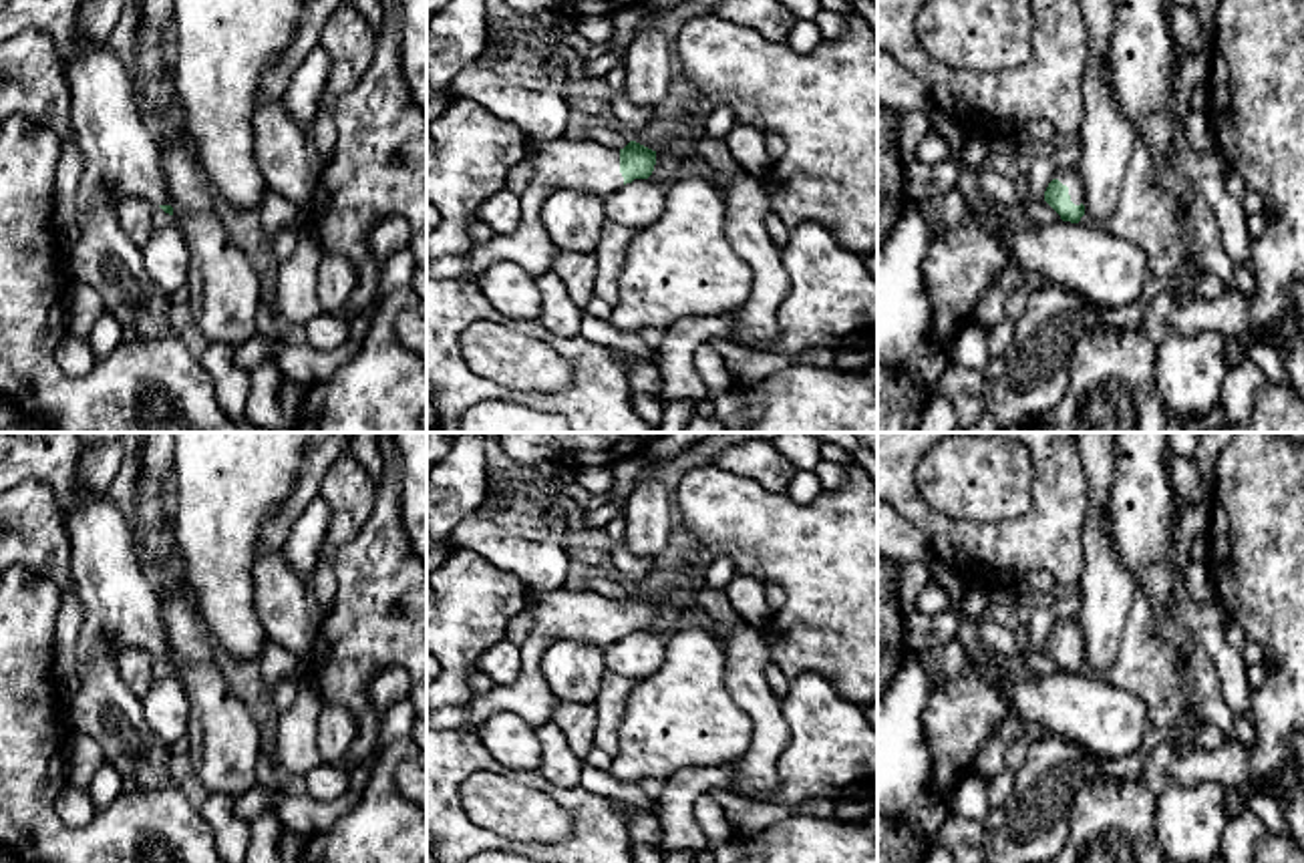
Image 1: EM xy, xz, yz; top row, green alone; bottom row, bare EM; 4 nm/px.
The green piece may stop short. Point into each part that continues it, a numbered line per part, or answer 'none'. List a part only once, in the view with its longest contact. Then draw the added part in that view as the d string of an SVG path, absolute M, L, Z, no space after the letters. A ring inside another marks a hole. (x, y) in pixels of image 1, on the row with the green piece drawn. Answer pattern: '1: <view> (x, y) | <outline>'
1: yz (1065, 174) | M1058 163L1058 169L1052 179L1058 179L1063 185L1069 187L1069 195L1075 205L1083 203L1083 185L1075 165Z

